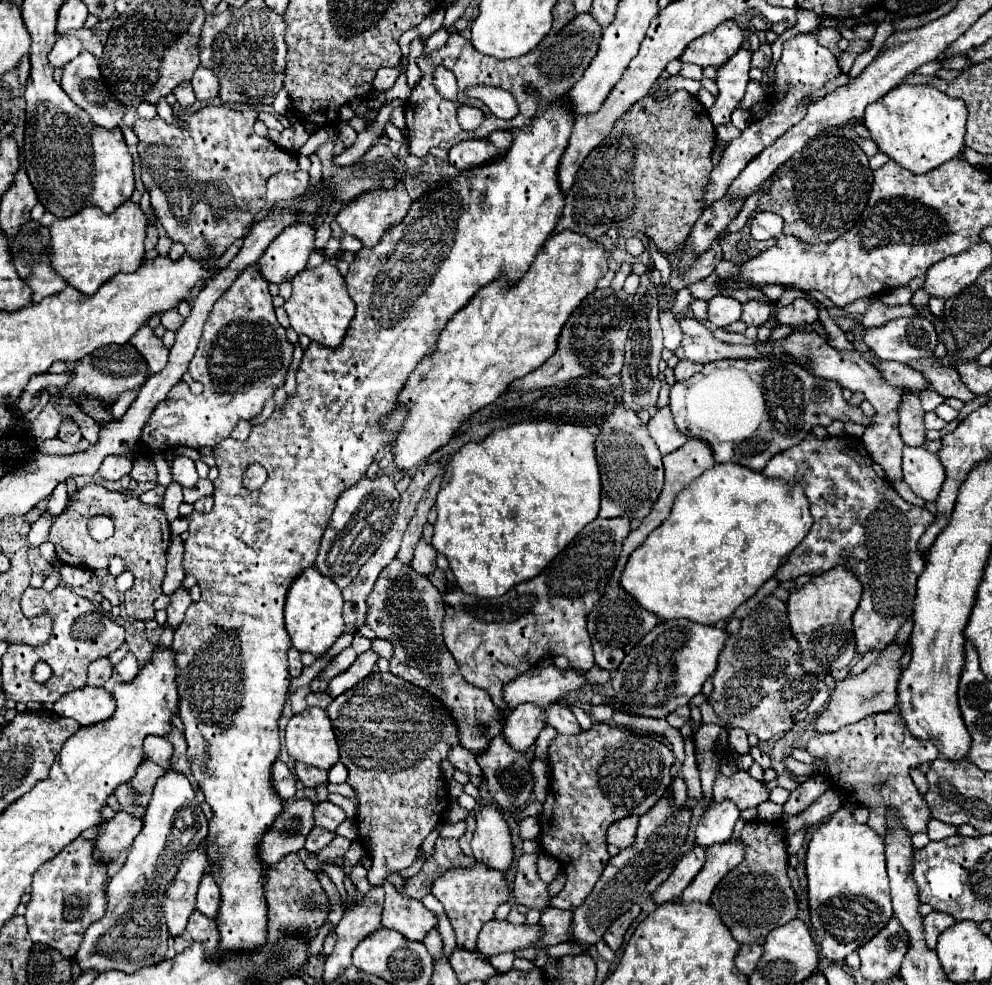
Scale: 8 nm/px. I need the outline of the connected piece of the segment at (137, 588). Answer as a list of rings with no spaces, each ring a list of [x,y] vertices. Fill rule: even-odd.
[[[89,484],[73,492],[67,508],[51,516],[49,542],[55,544],[57,558],[63,564],[77,566],[83,570],[107,568],[113,556],[121,556],[125,560],[127,570],[135,574],[135,584],[125,592],[125,612],[137,620],[153,620],[155,608],[153,602],[163,592],[161,584],[165,578],[165,552],[169,546],[169,522],[163,514],[163,508],[145,504],[133,494],[113,492],[99,484]],[[95,516],[109,516],[115,524],[115,534],[105,542],[97,542],[89,534],[89,520]]]

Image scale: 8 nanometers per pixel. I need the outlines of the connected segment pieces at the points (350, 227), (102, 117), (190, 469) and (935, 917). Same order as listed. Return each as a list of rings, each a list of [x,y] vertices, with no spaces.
[[[397,180],[397,184],[393,188],[379,186],[369,192],[363,192],[361,196],[357,196],[349,204],[345,204],[337,214],[337,222],[345,230],[345,234],[353,234],[353,236],[361,238],[363,246],[373,246],[373,244],[377,244],[377,240],[385,232],[385,228],[389,228],[391,224],[401,220],[401,216],[405,216],[405,212],[409,210],[409,204],[411,204],[411,198],[409,198],[405,186],[401,184],[401,180]]]
[[[81,52],[63,68],[61,88],[67,96],[83,108],[97,126],[117,128],[125,114],[125,108],[119,106],[109,92],[101,92],[101,70],[93,54]]]
[[[175,456],[175,460],[173,460],[173,478],[181,486],[187,486],[187,488],[191,488],[193,484],[197,484],[199,476],[197,476],[193,460],[185,458],[185,456]]]
[[[931,912],[923,918],[923,934],[925,934],[925,942],[929,950],[935,950],[937,946],[937,938],[943,930],[947,930],[949,926],[953,926],[955,920],[949,914],[941,914],[941,912]]]

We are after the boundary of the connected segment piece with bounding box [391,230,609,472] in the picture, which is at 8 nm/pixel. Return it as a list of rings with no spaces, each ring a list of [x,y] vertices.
[[[563,230],[549,236],[549,240],[537,252],[533,264],[517,284],[511,284],[505,276],[501,276],[499,280],[481,288],[467,302],[467,306],[463,306],[449,320],[437,340],[437,350],[433,352],[433,356],[427,356],[421,366],[417,366],[399,396],[399,400],[409,406],[409,418],[405,420],[397,440],[391,446],[397,468],[409,472],[417,464],[425,462],[429,454],[449,442],[449,438],[465,418],[469,418],[485,404],[497,400],[497,396],[501,396],[513,380],[519,380],[521,376],[539,368],[555,352],[557,336],[565,320],[581,304],[581,300],[597,288],[597,280],[603,278],[607,270],[607,254],[599,240]]]

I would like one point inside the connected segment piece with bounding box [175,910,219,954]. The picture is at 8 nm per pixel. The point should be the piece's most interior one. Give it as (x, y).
(199, 928)

